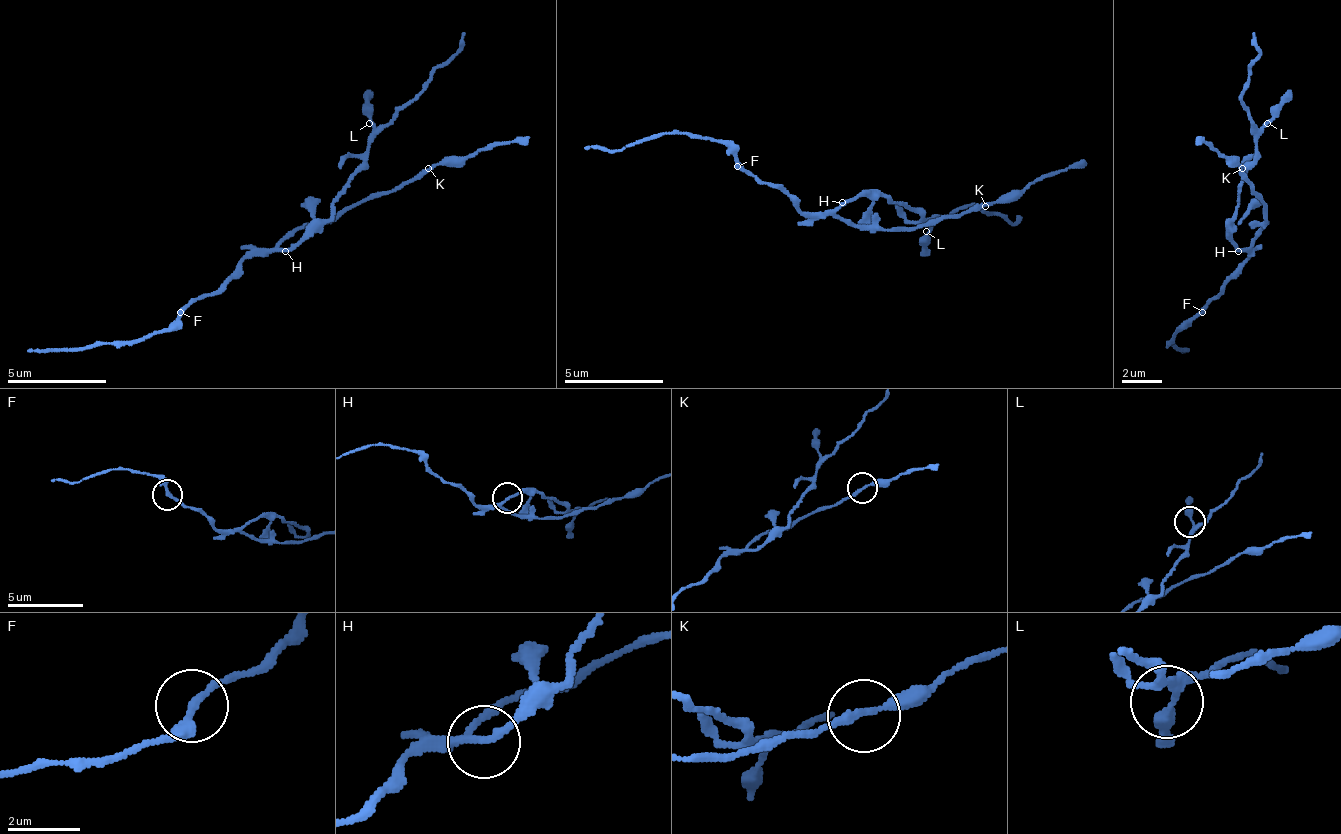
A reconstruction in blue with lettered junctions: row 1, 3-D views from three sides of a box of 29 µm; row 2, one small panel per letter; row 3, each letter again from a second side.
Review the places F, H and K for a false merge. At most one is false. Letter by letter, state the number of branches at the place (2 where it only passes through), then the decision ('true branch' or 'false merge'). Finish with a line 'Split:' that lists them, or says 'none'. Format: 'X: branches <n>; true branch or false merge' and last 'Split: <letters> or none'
F: branches 2; true branch
H: branches 3; false merge
K: branches 2; true branch
Split: H

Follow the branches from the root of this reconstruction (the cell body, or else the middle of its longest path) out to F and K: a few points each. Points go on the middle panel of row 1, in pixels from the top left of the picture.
F: (831, 211), (801, 211), (772, 181), (747, 176), (737, 166)
K: (831, 211), (836, 211), (856, 226), (911, 231), (941, 216), (961, 216), (966, 211), (980, 211), (985, 206)

